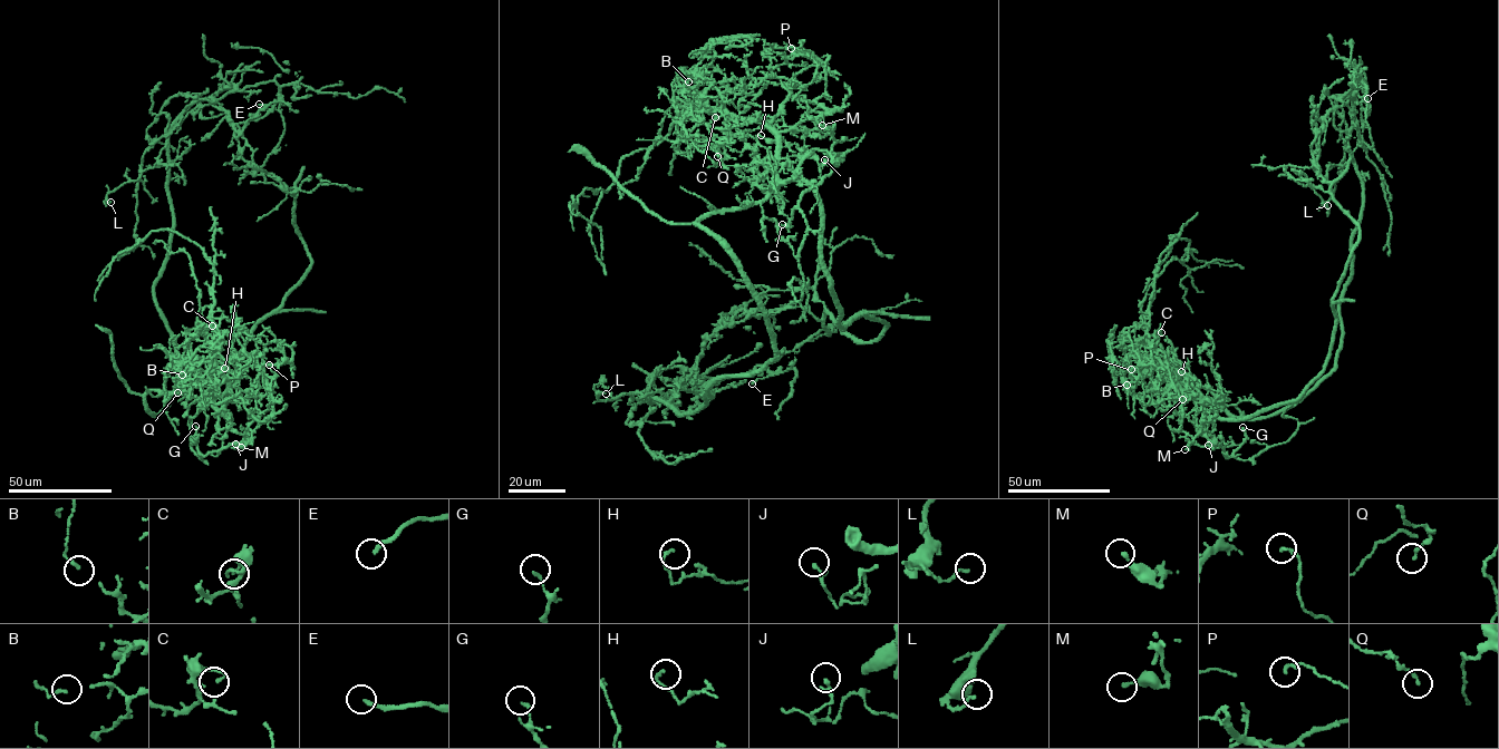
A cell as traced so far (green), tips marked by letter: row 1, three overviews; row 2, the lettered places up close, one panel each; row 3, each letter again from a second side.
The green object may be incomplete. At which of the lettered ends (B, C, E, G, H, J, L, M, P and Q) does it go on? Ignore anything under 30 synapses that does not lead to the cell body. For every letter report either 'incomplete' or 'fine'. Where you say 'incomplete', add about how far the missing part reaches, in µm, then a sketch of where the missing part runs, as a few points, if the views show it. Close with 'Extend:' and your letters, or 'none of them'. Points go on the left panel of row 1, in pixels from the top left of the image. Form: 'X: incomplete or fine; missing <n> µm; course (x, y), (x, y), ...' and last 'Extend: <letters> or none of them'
B: fine
C: fine
E: incomplete; missing 20 µm; course (259, 104), (240, 100), (237, 106)
G: fine
H: fine
J: fine
L: fine
M: fine
P: fine
Q: fine
Extend: E

